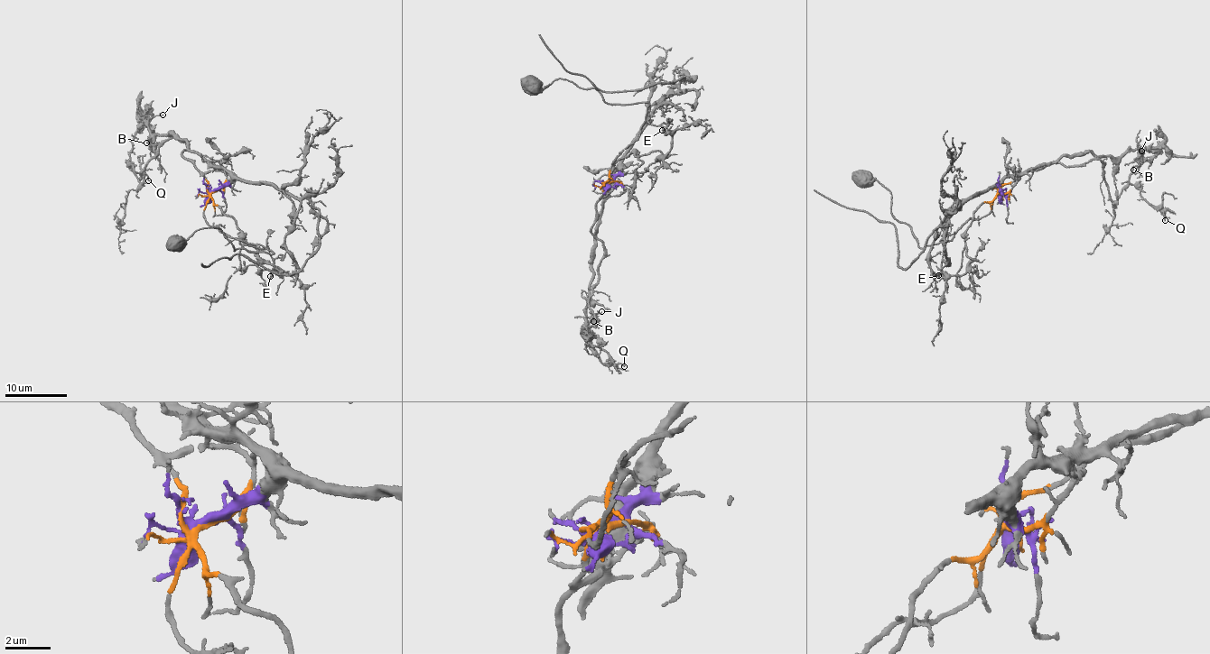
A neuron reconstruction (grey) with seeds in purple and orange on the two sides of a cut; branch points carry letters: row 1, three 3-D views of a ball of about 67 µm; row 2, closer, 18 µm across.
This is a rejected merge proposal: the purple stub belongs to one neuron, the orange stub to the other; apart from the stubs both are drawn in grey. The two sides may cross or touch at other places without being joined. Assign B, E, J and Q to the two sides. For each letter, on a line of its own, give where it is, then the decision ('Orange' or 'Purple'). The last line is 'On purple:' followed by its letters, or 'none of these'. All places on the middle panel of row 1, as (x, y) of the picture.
B: Place: (593, 321). Orange
E: Place: (662, 130). Orange
J: Place: (601, 311). Orange
Q: Place: (624, 366). Orange
On purple: none of these

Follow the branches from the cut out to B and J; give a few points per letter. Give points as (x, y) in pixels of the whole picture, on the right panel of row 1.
B: (1000, 193), (1028, 170), (1097, 159), (1113, 200), (1141, 163), (1139, 145), (1139, 165), (1133, 170)
J: (1000, 193), (1028, 170), (1097, 159), (1110, 198), (1116, 200), (1138, 170), (1138, 145), (1140, 150)

